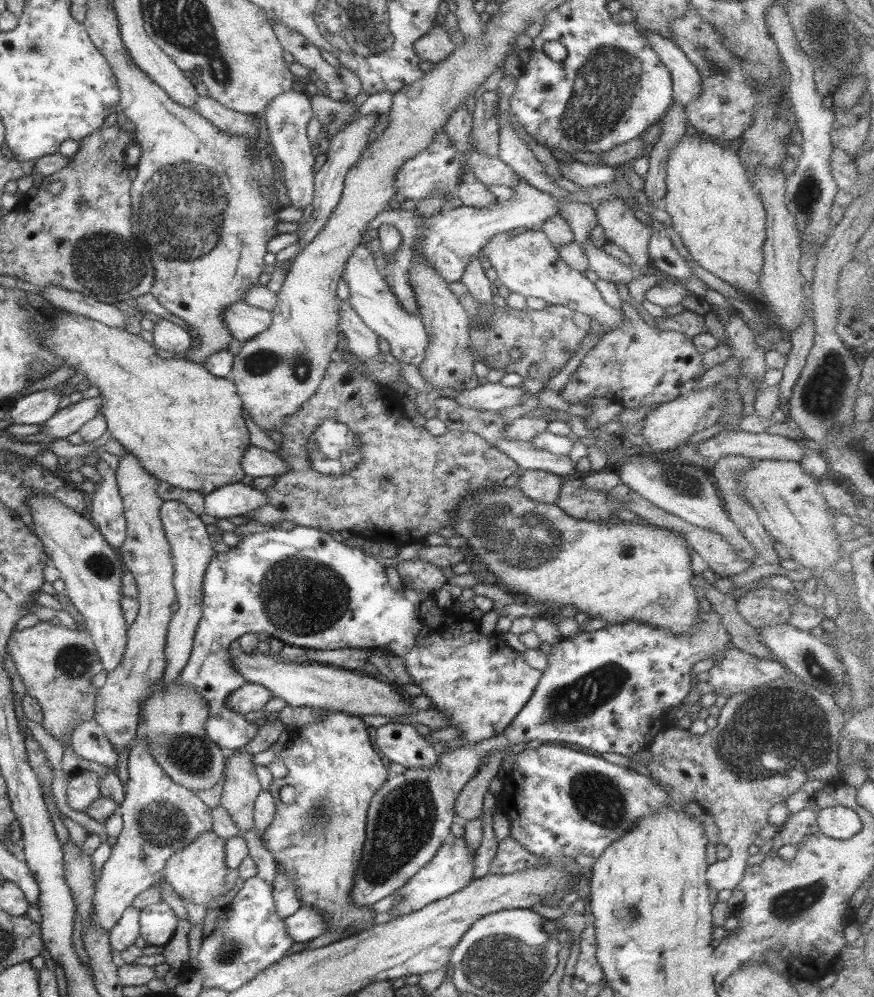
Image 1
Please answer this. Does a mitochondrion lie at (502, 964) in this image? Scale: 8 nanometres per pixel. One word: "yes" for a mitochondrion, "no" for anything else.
yes

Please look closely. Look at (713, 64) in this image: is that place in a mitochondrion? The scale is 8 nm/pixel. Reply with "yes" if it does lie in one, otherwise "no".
yes

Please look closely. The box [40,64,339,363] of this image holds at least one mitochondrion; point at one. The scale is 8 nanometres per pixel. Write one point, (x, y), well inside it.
(184, 209)

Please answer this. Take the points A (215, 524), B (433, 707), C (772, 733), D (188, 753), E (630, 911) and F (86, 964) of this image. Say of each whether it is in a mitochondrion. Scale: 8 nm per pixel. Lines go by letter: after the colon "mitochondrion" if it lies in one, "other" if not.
A: other
B: other
C: mitochondrion
D: mitochondrion
E: mitochondrion
F: other

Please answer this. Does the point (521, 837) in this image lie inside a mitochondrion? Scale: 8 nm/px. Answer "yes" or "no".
no

